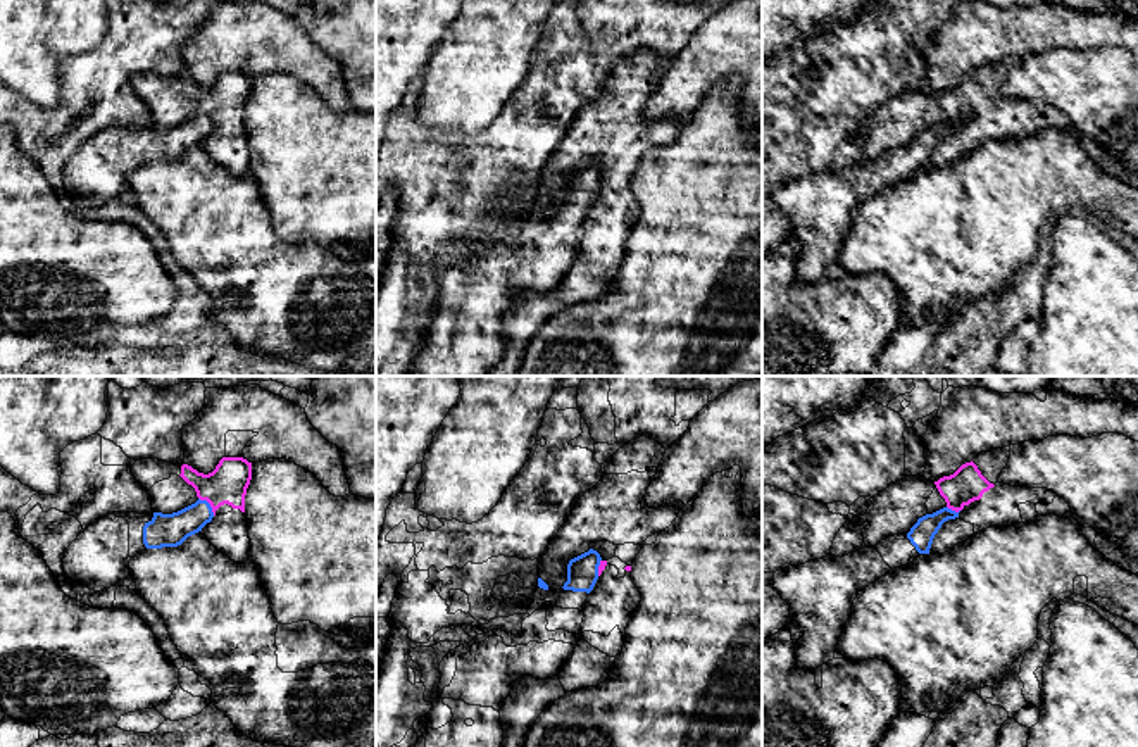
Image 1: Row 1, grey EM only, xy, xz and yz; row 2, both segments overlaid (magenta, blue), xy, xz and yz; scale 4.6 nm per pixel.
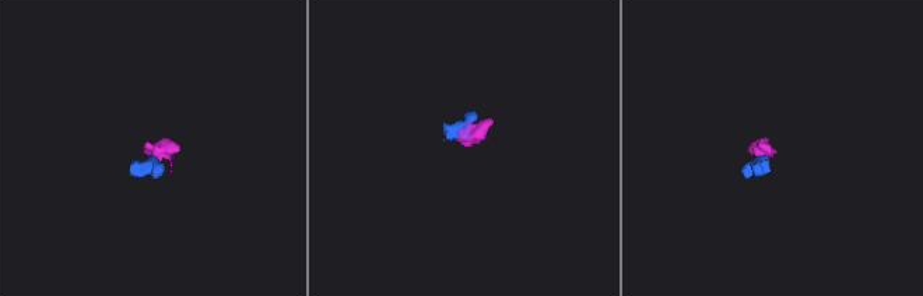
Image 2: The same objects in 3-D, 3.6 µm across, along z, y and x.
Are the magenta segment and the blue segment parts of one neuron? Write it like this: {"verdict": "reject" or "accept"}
{"verdict": "reject"}

